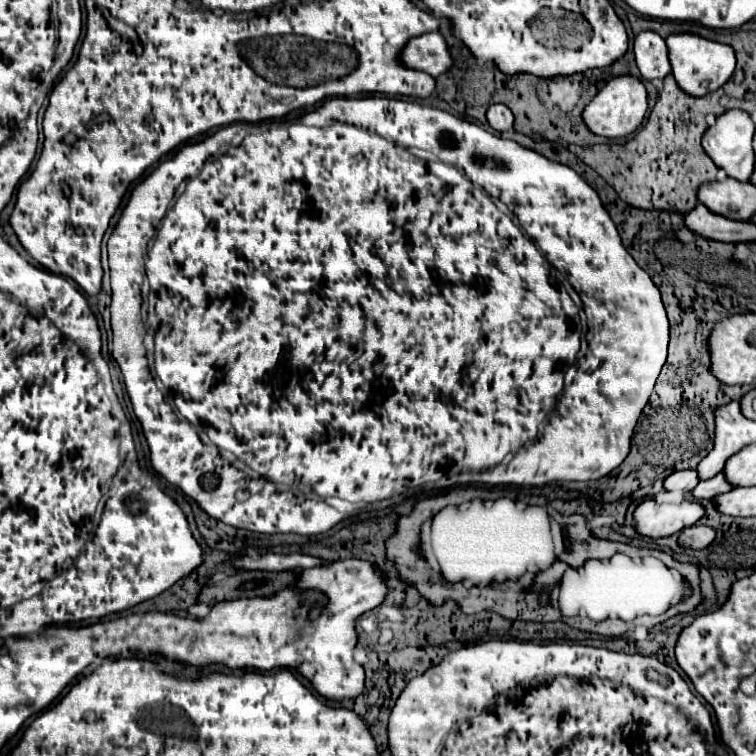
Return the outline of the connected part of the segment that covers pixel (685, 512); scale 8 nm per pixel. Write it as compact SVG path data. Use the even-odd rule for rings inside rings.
M644 499L634 509L634 529L638 535L658 539L672 533L680 533L686 527L692 527L704 515L704 507L686 499L682 503L656 503L654 499Z

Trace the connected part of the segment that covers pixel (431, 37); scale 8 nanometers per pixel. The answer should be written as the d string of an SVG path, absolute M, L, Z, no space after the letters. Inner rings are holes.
M424 33L410 39L398 59L404 67L420 69L432 77L446 73L452 65L446 41L440 33Z

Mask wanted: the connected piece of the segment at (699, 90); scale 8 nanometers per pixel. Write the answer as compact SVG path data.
M682 33L682 35L670 35L666 39L668 45L668 55L670 55L670 65L672 65L672 73L676 77L676 83L682 91L686 91L688 95L694 97L702 97L710 91L720 89L730 75L734 73L734 65L736 65L736 57L734 57L734 49L730 45L722 45L722 43L714 43L708 41L704 37L698 35L690 35L690 33Z

